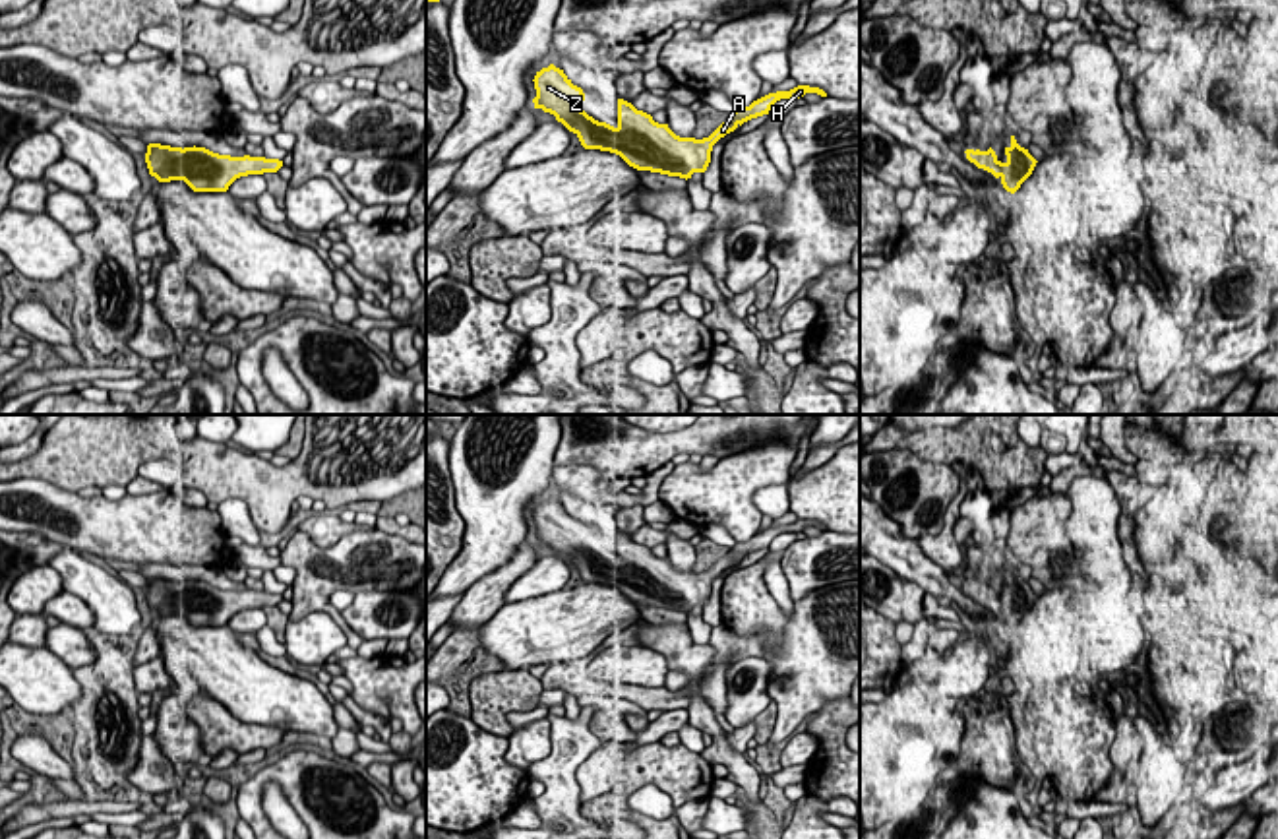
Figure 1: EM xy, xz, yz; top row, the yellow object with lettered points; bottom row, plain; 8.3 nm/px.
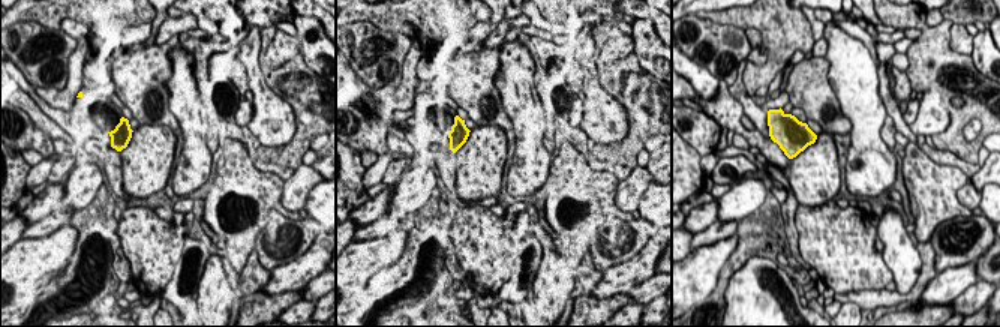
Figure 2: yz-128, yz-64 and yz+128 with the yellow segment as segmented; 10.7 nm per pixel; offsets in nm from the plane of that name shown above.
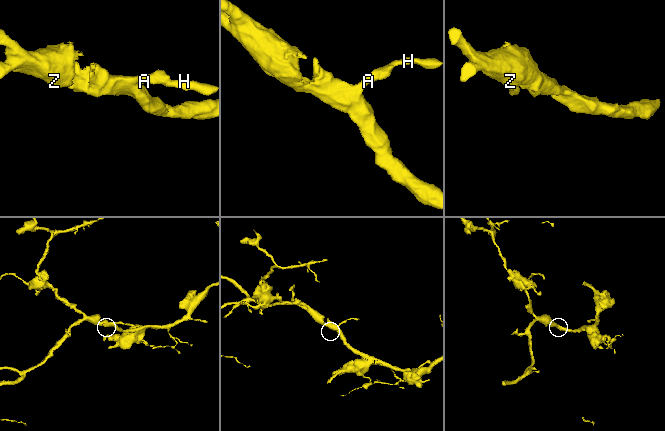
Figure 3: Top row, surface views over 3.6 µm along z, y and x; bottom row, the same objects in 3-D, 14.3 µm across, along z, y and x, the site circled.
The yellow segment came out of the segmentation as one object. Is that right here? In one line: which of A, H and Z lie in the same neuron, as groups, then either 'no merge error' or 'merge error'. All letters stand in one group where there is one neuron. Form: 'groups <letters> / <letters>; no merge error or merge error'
groups A H Z; no merge error

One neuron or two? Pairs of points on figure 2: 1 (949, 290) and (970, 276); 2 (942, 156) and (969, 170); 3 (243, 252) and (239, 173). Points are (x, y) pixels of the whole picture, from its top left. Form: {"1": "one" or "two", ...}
{"1": "one", "2": "one", "3": "one"}

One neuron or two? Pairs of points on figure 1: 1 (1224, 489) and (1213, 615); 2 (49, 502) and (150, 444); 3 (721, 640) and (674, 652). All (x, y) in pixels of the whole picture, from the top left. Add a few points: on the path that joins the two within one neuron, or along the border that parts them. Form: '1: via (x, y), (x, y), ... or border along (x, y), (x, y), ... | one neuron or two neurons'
1: via (1203, 518), (1203, 539), (1228, 564), (1230, 584) | one neuron
2: border along (22, 479), (47, 479), (76, 493) | two neurons
3: border along (709, 642), (713, 659), (694, 686) | two neurons

